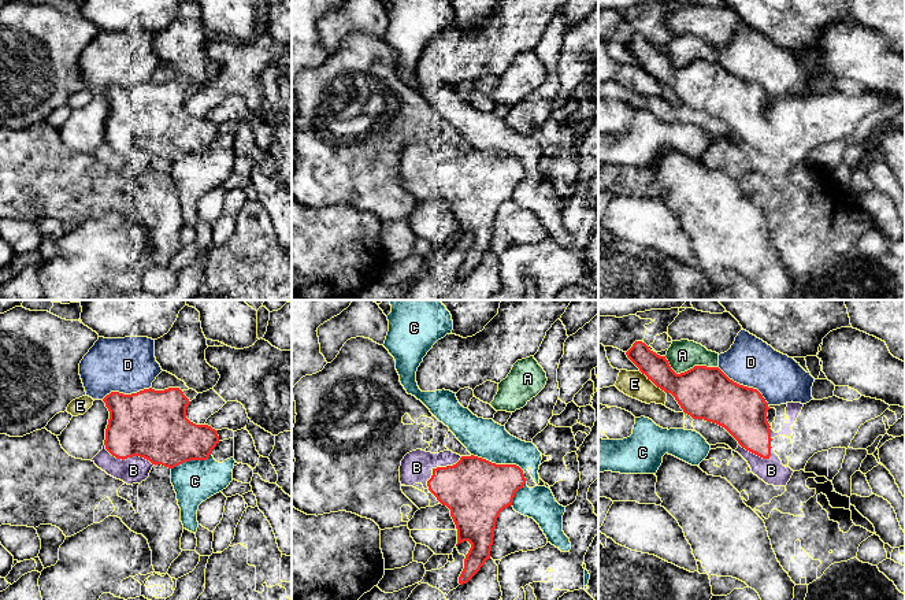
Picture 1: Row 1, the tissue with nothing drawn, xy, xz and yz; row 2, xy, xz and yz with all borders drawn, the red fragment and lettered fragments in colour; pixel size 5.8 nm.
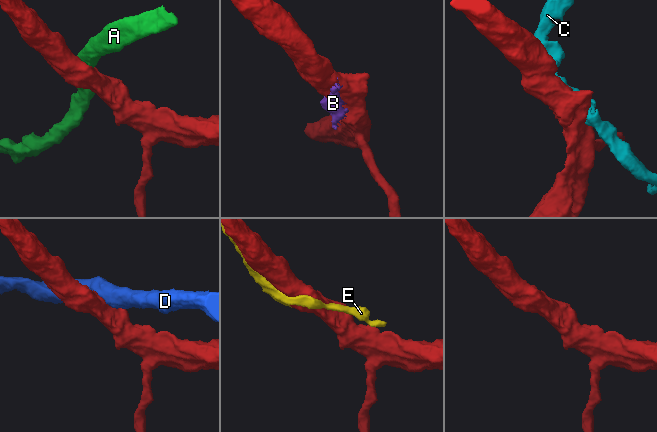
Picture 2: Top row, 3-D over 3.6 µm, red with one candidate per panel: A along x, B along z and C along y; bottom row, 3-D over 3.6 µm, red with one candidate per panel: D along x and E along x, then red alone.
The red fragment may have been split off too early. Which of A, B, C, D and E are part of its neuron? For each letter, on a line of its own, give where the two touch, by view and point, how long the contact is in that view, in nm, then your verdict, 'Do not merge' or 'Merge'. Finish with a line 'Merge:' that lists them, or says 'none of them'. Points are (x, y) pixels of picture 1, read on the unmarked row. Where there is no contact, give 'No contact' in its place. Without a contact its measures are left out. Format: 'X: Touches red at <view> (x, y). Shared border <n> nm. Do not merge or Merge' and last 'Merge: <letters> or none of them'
A: Touches red at yz (689, 63). Shared border 320 nm. Do not merge
B: Touches red at xy (129, 150). Shared border 320 nm. Merge
C: Touches red at xz (497, 158). Shared border 320 nm. Do not merge
D: Touches red at yz (745, 80). Shared border 380 nm. Do not merge
E: Touches red at yz (653, 76). Shared border 220 nm. Do not merge
Merge: B

